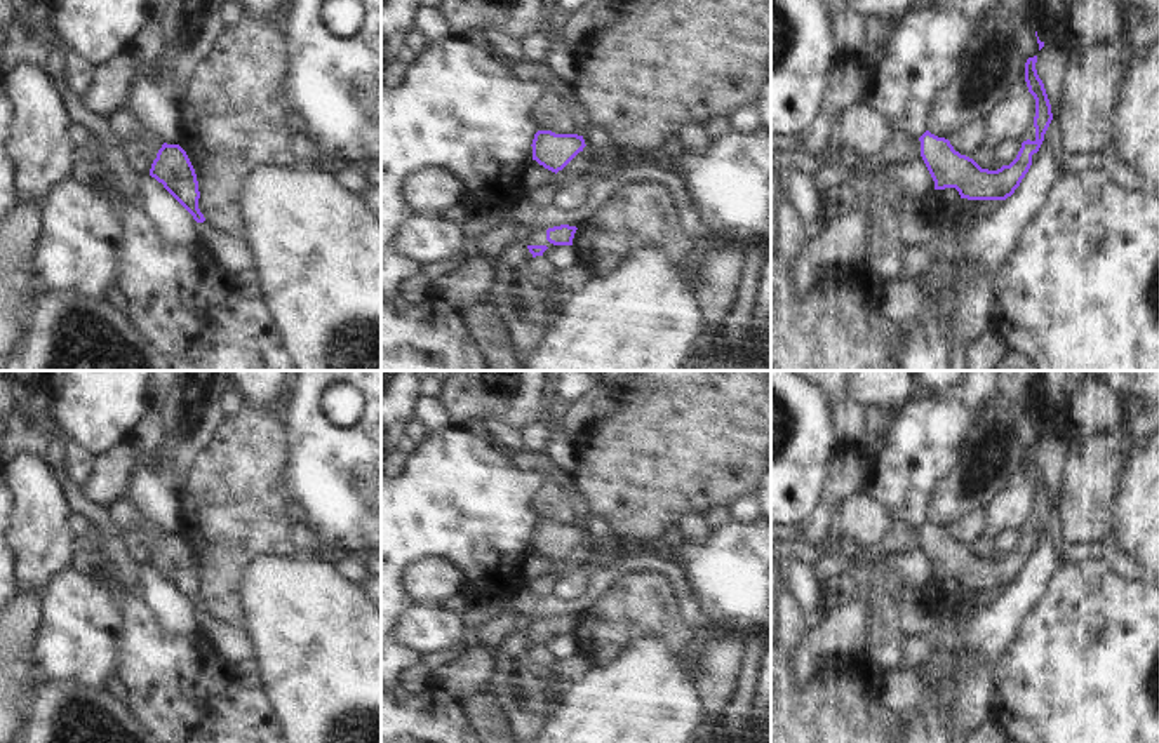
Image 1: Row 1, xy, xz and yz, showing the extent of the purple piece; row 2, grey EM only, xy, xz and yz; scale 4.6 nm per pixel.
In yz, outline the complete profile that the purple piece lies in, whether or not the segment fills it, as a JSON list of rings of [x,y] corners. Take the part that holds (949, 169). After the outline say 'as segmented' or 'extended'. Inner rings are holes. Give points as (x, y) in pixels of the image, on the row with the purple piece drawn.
[[[1037,56],[1025,63],[1025,82],[1035,99],[1032,129],[1025,134],[1016,158],[997,171],[981,169],[973,158],[954,150],[948,139],[926,131],[921,141],[921,157],[935,181],[935,190],[955,188],[968,200],[1006,200],[1028,172],[1044,134],[1053,120],[1051,104],[1035,70]]]; extended

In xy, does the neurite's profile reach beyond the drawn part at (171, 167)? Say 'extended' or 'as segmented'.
extended

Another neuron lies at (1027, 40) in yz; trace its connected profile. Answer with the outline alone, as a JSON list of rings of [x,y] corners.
[[[1032,28],[1022,30],[1022,33],[1018,37],[1018,47],[1027,56],[1027,59],[1039,54],[1037,37],[1035,37],[1035,31]]]

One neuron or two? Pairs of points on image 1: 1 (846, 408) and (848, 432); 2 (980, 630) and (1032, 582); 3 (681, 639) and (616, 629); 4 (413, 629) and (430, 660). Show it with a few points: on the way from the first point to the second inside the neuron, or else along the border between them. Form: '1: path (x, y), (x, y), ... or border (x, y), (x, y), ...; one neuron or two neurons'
1: path (848, 413), (848, 427); one neuron
2: path (994, 622), (1020, 595); one neuron
3: path (665, 627), (632, 627); one neuron
4: border (460, 639), (446, 648), (420, 655); two neurons

